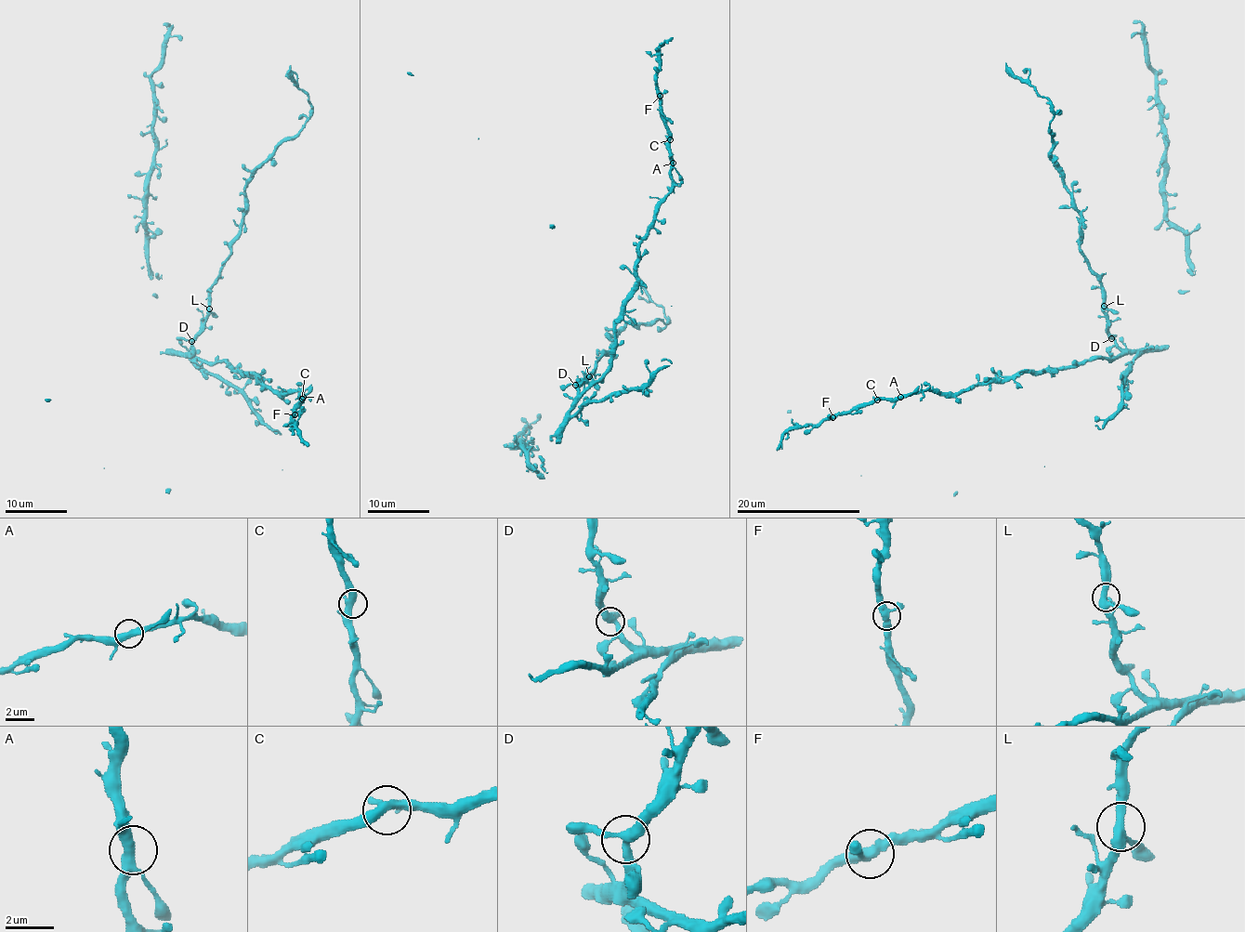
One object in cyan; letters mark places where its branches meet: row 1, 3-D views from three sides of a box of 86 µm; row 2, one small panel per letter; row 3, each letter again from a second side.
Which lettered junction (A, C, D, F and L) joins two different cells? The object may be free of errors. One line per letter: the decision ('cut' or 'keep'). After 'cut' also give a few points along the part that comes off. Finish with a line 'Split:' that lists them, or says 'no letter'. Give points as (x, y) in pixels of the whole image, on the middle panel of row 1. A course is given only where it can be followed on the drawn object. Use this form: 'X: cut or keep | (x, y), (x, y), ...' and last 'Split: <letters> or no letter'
A: keep
C: keep
D: keep
F: keep
L: keep
Split: no letter

